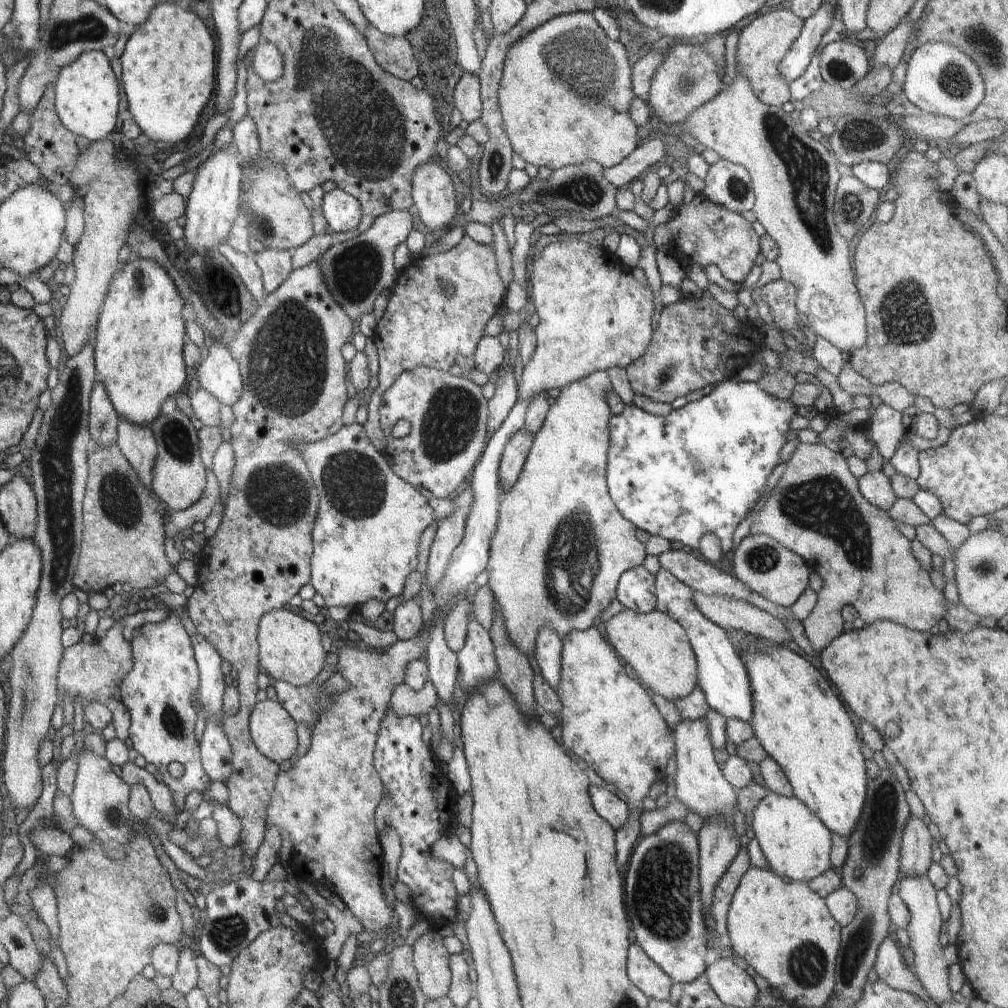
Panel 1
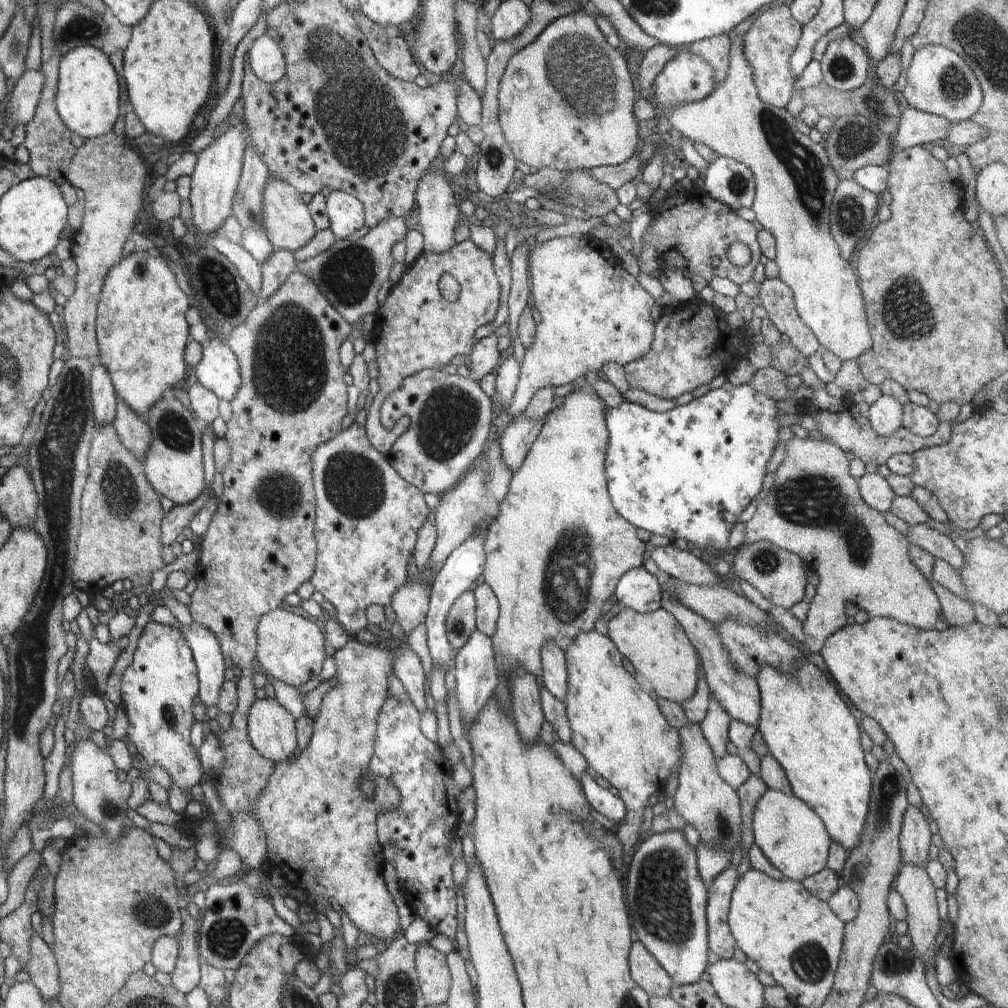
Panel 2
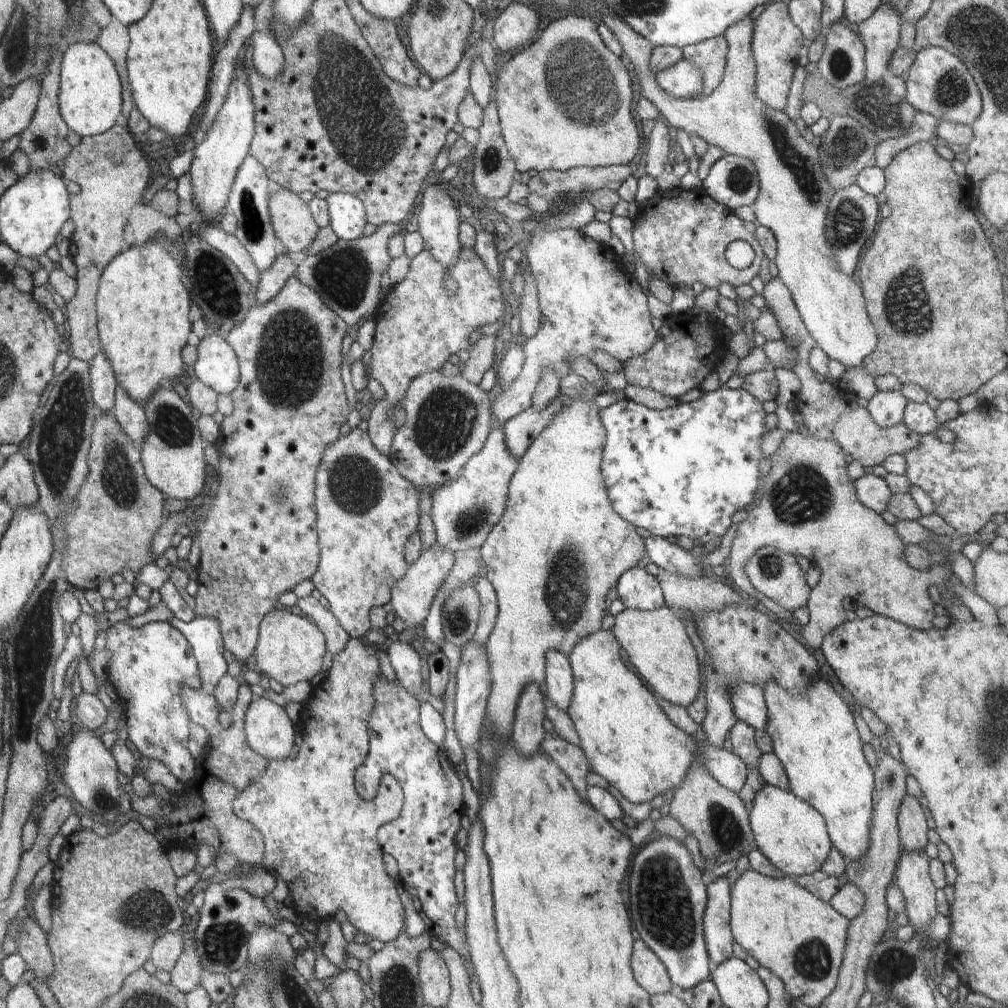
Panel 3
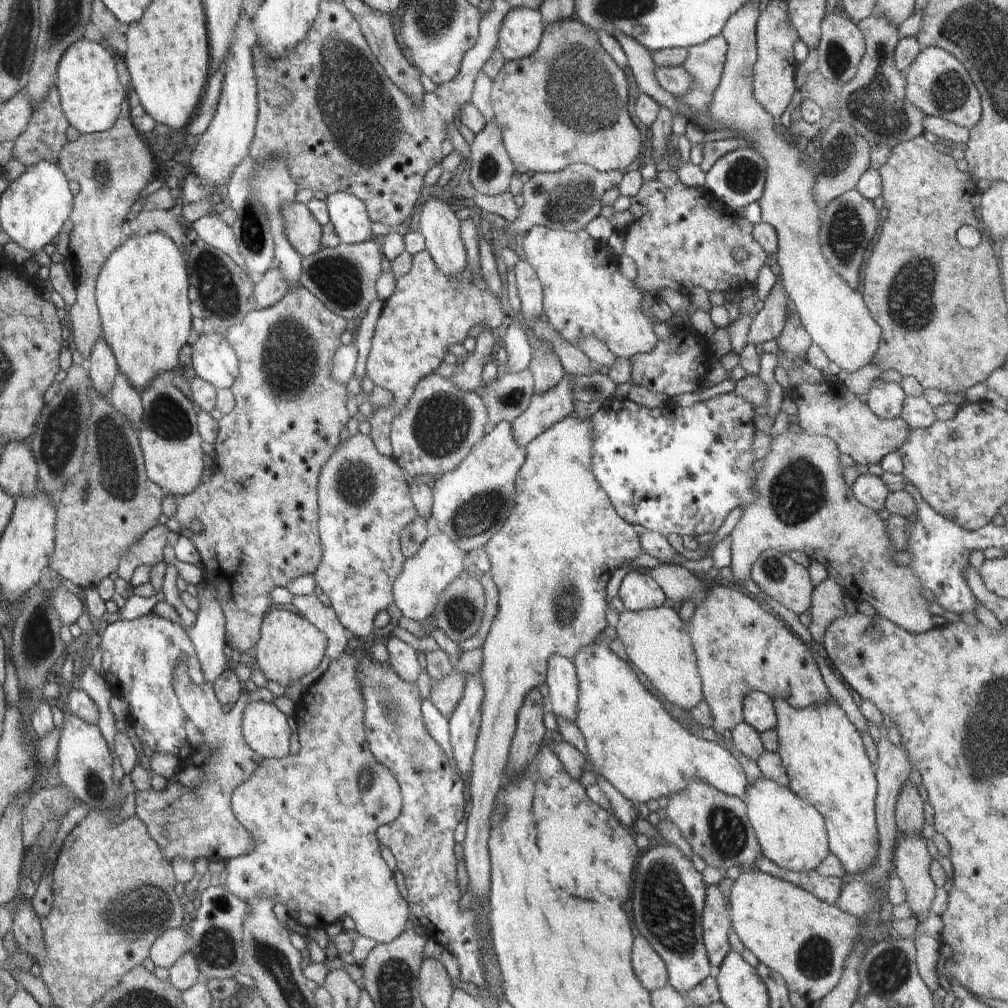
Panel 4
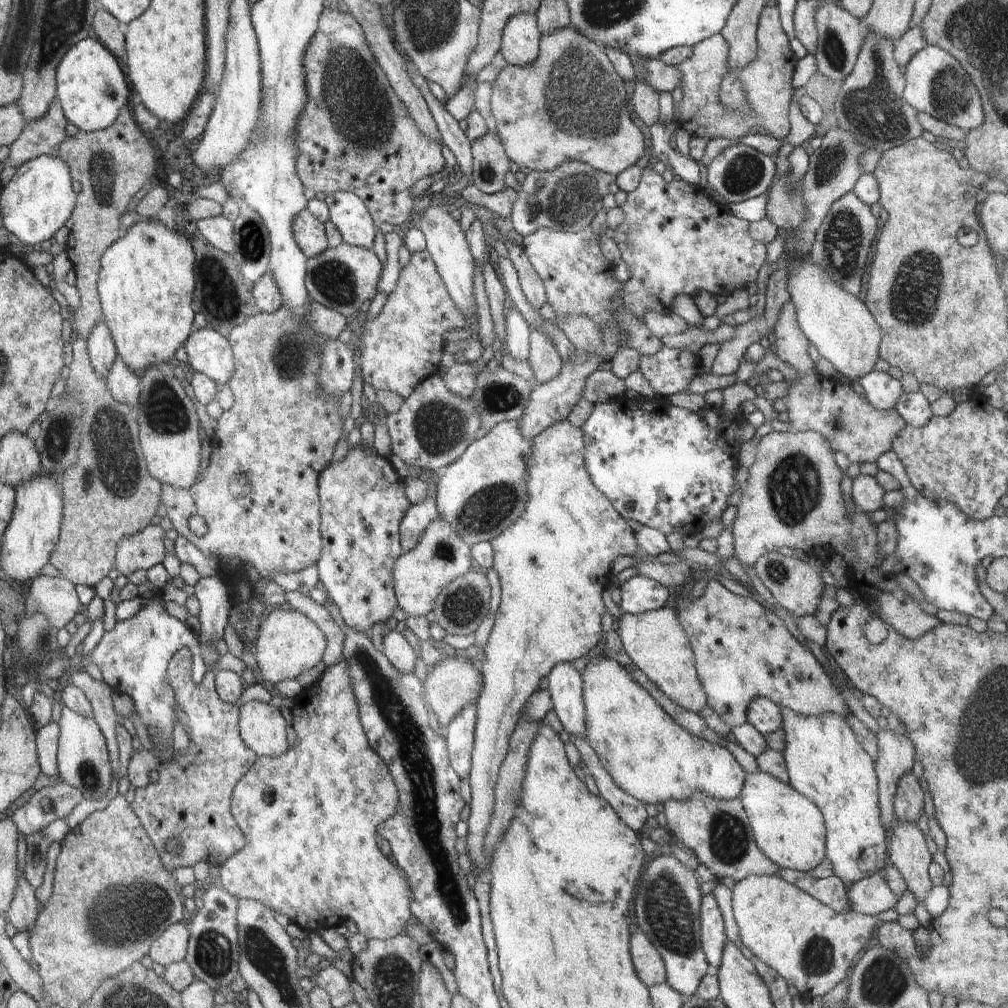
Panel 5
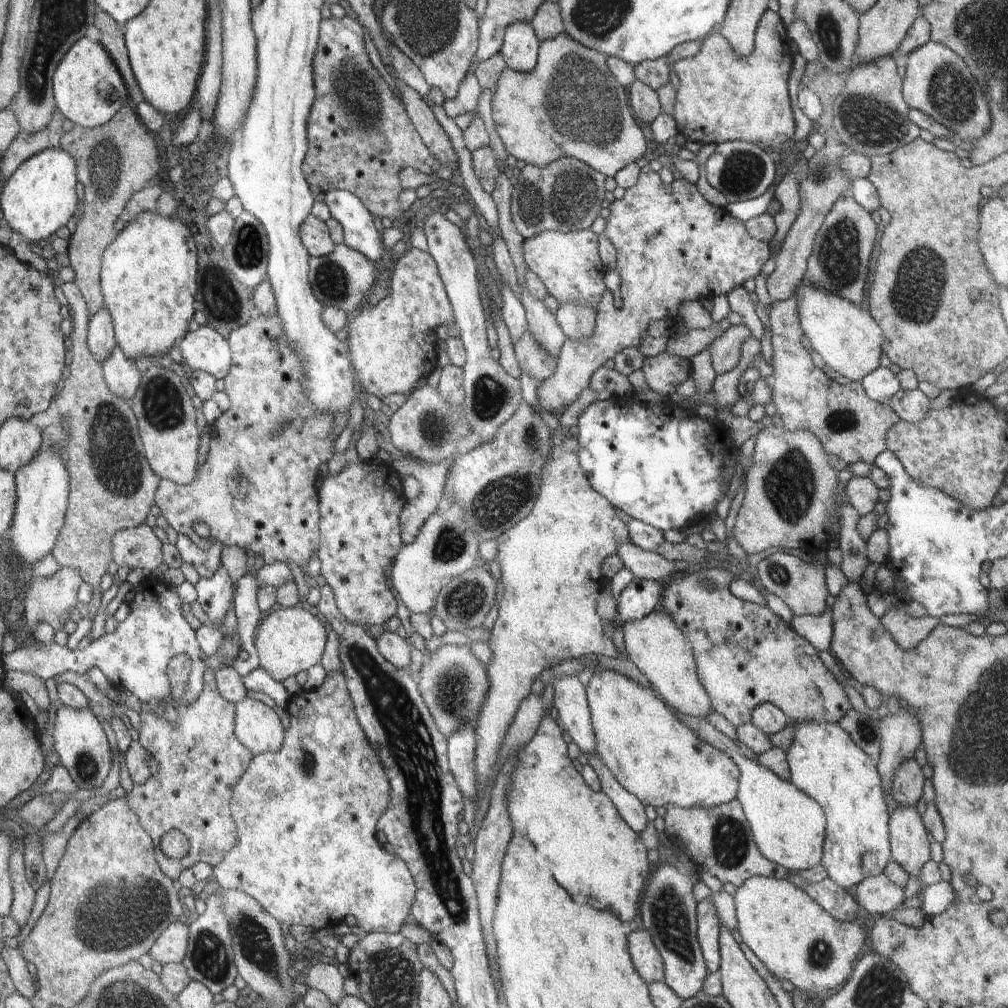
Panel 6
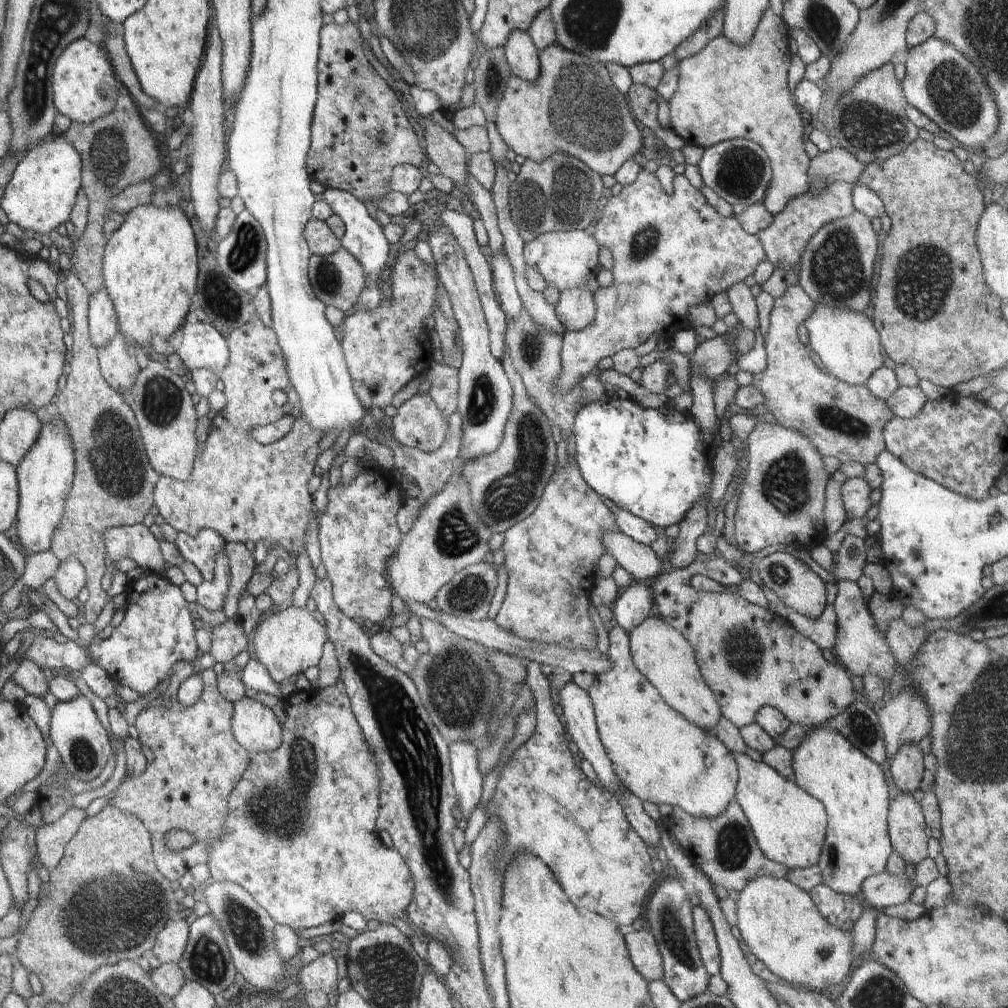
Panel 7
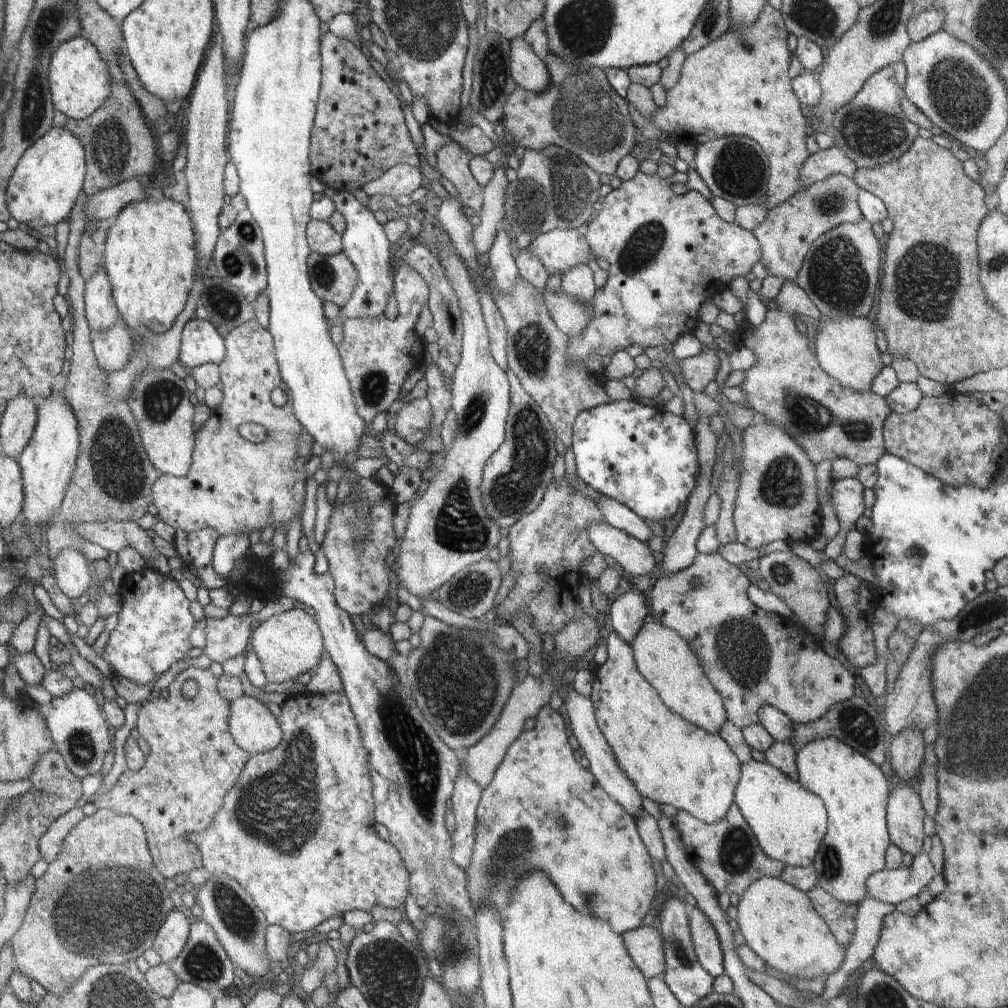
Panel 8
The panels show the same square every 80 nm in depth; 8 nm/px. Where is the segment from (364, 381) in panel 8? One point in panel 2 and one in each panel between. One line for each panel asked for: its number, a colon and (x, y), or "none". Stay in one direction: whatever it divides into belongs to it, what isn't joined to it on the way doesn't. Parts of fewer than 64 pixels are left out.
2: (416, 328)
3: (419, 325)
4: (428, 312)
5: (401, 347)
6: (392, 344)
7: (385, 348)

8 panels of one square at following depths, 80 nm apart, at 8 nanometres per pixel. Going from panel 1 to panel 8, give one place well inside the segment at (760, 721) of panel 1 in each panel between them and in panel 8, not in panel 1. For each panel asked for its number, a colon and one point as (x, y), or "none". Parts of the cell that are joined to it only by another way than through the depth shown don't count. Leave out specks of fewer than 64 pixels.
2: (808, 729)
3: (814, 735)
4: (823, 754)
5: (826, 763)
6: (826, 764)
7: (851, 786)
8: (854, 790)

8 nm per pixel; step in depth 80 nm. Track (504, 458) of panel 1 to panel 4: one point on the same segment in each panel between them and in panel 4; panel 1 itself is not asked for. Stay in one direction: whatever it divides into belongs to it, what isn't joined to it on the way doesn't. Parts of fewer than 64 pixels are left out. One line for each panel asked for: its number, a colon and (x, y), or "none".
2: (516, 440)
3: (521, 431)
4: (546, 409)

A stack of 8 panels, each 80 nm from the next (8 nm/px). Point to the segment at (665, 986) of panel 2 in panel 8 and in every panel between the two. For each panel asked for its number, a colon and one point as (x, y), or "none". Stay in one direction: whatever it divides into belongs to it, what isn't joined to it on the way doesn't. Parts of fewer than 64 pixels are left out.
3: (648, 971)
4: (649, 968)
5: (649, 965)
6: (647, 961)
7: (646, 957)
8: (644, 945)

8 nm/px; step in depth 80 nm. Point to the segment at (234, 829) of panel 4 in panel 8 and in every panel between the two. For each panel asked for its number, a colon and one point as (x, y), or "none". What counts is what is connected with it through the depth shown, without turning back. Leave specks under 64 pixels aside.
5: (191, 801)
6: (200, 760)
7: (197, 762)
8: (194, 761)

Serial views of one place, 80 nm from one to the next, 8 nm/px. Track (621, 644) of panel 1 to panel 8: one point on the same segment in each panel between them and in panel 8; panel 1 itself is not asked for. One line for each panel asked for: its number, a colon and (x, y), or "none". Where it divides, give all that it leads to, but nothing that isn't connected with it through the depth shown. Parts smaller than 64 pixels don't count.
2: (658, 647)
3: (656, 641)
4: (657, 643)
5: (655, 641)
6: (655, 644)
7: (663, 656)
8: (662, 656)

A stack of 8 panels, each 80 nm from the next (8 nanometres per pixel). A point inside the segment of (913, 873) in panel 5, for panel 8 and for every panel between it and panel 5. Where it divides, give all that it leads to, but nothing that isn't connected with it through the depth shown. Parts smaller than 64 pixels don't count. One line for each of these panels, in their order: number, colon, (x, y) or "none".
6: (908, 837)
7: (905, 820)
8: (905, 813)

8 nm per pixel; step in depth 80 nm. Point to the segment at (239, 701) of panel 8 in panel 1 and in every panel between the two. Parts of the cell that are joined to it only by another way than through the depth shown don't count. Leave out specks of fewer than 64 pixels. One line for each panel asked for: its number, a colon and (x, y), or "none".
1: (273, 730)
2: (271, 730)
3: (269, 732)
4: (265, 728)
5: (262, 726)
6: (257, 726)
7: (254, 725)

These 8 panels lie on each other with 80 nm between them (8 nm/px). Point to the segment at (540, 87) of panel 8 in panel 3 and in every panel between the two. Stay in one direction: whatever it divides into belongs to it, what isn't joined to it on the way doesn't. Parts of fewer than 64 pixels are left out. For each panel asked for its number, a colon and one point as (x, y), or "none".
3: (515, 27)
4: (520, 34)
5: (520, 39)
6: (520, 48)
7: (522, 56)

